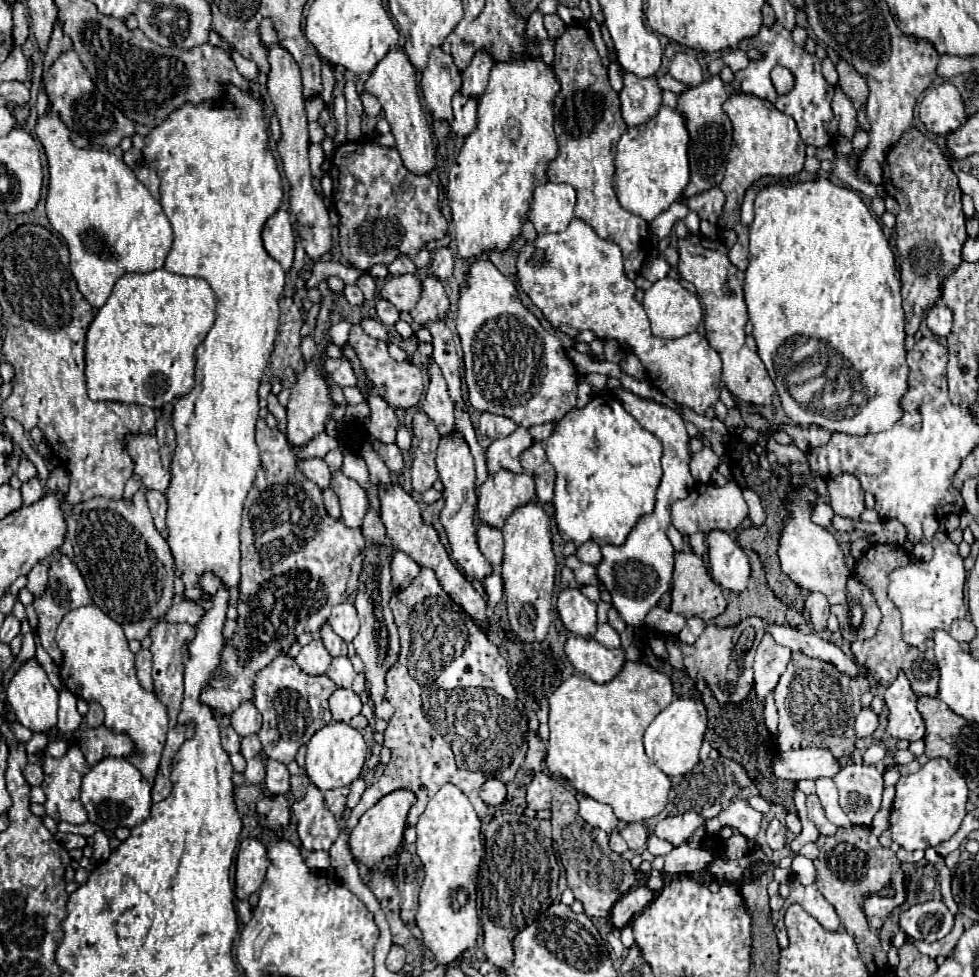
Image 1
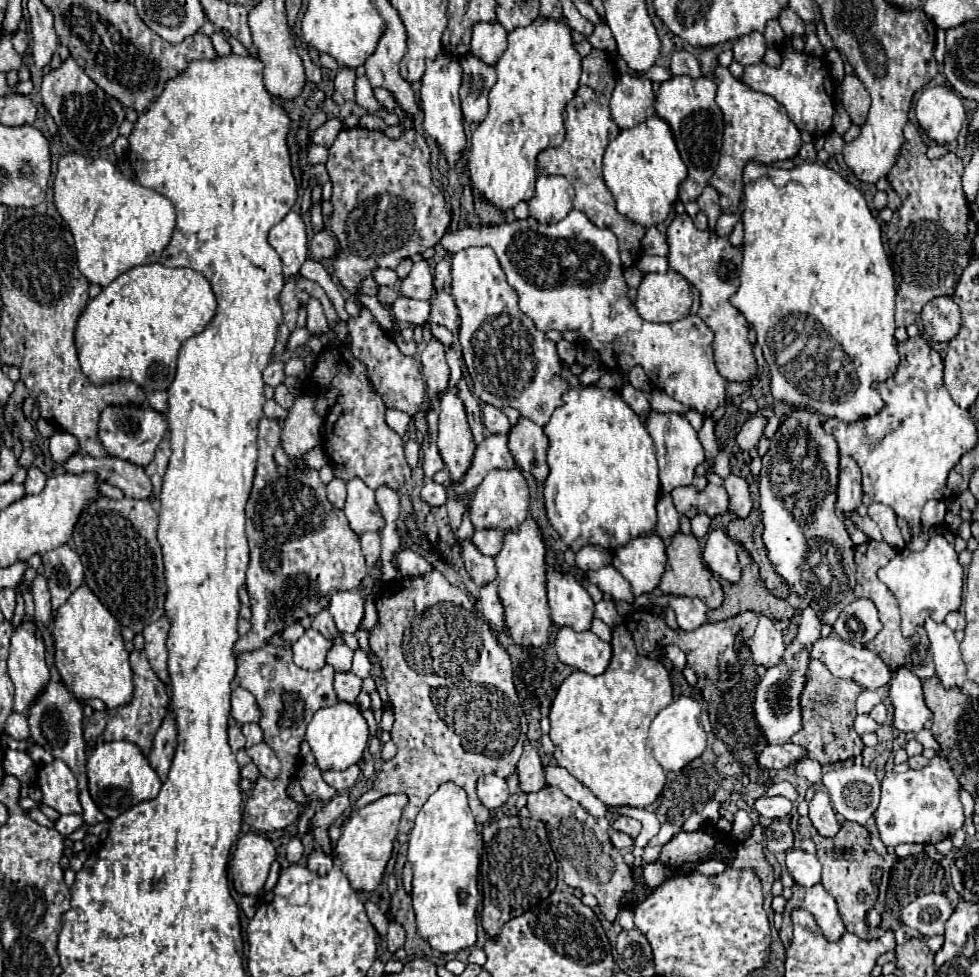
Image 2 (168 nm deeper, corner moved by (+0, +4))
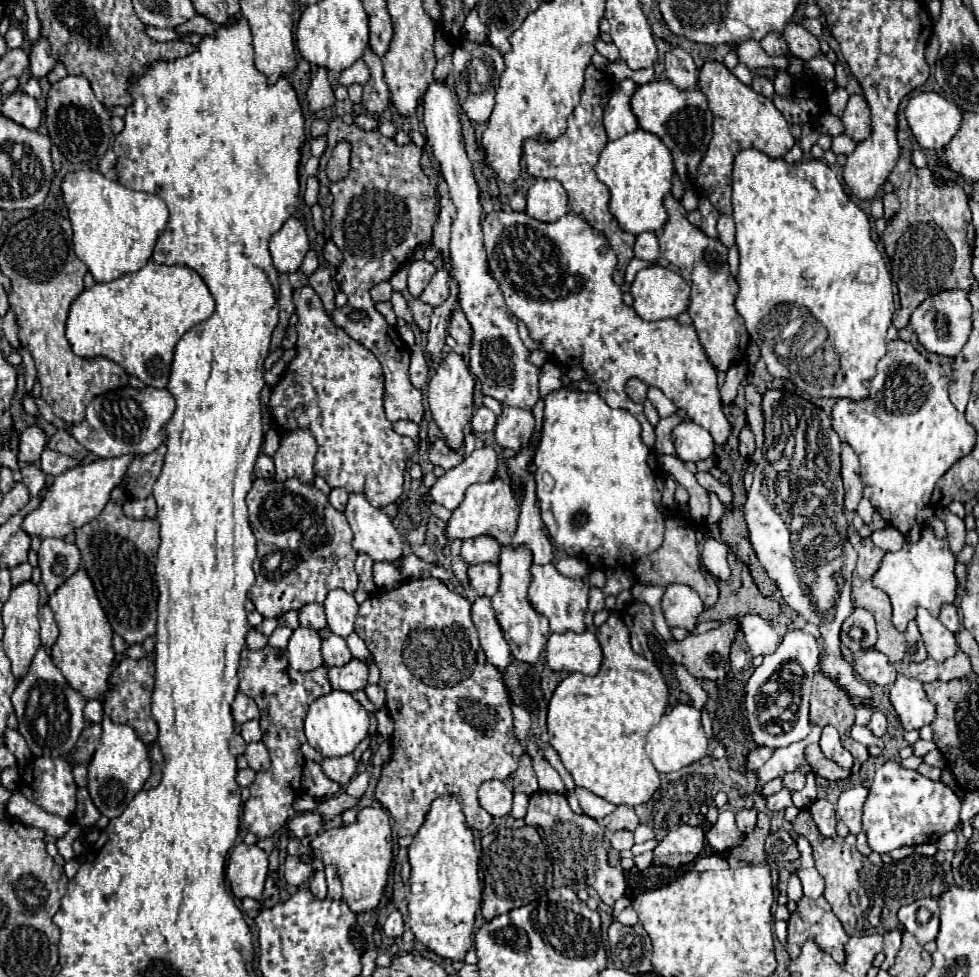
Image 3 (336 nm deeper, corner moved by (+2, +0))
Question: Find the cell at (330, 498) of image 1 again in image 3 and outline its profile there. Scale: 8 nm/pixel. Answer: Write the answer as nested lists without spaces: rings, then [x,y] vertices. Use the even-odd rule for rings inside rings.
[[[331,489],[329,493],[329,503],[337,509],[337,511],[345,511],[345,505],[347,505],[347,491],[345,489]]]

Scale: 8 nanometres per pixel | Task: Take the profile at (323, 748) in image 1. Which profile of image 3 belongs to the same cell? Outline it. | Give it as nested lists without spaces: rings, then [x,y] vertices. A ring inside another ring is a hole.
[[[331,691],[325,697],[315,699],[309,705],[305,717],[305,735],[313,749],[317,749],[323,759],[327,757],[345,757],[355,751],[355,747],[367,737],[369,715],[367,711],[345,691]]]

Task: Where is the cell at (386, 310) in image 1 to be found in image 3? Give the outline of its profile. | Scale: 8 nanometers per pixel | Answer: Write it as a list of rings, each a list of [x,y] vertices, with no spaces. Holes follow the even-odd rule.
[[[415,299],[409,309],[411,309],[411,313],[413,313],[415,325],[417,325],[421,331],[427,331],[427,329],[429,329],[429,317],[431,317],[431,313],[433,313],[433,307],[427,305],[427,303],[423,303],[423,301],[419,301],[419,299]]]

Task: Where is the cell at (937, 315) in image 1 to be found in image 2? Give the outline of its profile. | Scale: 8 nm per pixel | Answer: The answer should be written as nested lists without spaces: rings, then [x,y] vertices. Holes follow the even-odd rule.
[[[935,297],[921,311],[925,333],[937,343],[949,343],[961,329],[961,311],[953,297]]]

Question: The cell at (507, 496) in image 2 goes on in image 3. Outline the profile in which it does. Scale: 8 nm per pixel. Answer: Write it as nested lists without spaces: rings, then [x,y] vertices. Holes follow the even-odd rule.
[[[495,477],[487,483],[475,483],[467,489],[463,503],[453,511],[445,533],[449,539],[473,539],[477,535],[489,535],[497,539],[501,545],[511,545],[513,535],[517,531],[519,509],[521,503],[513,491],[511,481]]]

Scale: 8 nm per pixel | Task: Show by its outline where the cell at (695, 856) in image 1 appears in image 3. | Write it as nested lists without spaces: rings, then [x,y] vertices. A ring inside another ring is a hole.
[[[681,825],[667,833],[667,837],[655,847],[653,863],[679,867],[697,859],[697,855],[705,847],[705,833],[701,827]]]

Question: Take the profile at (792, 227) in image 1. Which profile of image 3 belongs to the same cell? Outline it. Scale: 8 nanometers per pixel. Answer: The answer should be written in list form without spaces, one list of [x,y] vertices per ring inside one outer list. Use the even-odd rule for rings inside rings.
[[[743,149],[735,157],[735,167],[733,167],[733,219],[737,227],[737,249],[739,249],[739,273],[737,273],[737,283],[739,283],[739,295],[735,299],[735,309],[737,313],[745,319],[747,331],[751,339],[759,345],[761,349],[761,359],[767,365],[767,371],[775,379],[787,379],[791,381],[797,389],[807,393],[813,399],[823,399],[823,397],[833,397],[833,399],[843,399],[851,397],[851,401],[863,401],[867,397],[869,389],[865,383],[875,377],[875,365],[879,359],[885,357],[887,353],[887,329],[891,327],[891,317],[893,317],[893,283],[891,275],[885,267],[885,261],[871,239],[871,223],[867,215],[851,201],[851,197],[845,193],[841,181],[837,175],[823,163],[823,161],[807,161],[807,163],[785,163],[783,159],[769,159],[765,153],[757,149]]]

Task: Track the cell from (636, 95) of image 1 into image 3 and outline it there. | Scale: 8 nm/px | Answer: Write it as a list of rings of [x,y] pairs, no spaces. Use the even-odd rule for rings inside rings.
[[[623,79],[617,83],[607,107],[605,107],[605,115],[603,115],[603,125],[607,129],[607,137],[611,141],[633,133],[639,123],[635,113],[631,111],[631,97],[637,89],[637,83],[631,79]]]

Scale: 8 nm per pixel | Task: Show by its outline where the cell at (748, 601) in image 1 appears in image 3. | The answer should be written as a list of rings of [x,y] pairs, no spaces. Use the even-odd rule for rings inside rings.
[[[729,553],[729,565],[731,565],[731,577],[727,581],[719,581],[719,601],[711,607],[711,609],[705,609],[701,615],[699,615],[699,621],[727,621],[727,619],[733,619],[733,617],[739,617],[739,615],[747,615],[747,613],[755,613],[759,617],[763,617],[765,621],[773,621],[779,613],[781,613],[781,607],[777,601],[773,599],[765,599],[761,595],[761,591],[757,589],[757,585],[753,583],[753,577],[747,569],[745,563],[741,563],[733,553]]]

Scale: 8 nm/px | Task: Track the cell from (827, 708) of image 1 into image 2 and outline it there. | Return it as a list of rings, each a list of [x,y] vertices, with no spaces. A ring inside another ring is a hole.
[[[811,659],[809,673],[807,673],[807,685],[801,695],[801,707],[803,707],[803,729],[791,739],[793,743],[801,745],[807,751],[807,757],[813,761],[819,761],[821,765],[845,761],[851,757],[861,755],[863,741],[853,729],[855,721],[855,699],[863,689],[849,679],[839,679],[829,673],[829,669],[817,661]]]

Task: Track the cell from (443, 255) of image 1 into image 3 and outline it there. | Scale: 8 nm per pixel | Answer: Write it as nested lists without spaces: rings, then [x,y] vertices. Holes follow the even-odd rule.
[[[439,267],[419,299],[423,303],[429,303],[431,307],[437,307],[443,301],[447,301],[447,297],[449,297],[449,273],[445,267]]]

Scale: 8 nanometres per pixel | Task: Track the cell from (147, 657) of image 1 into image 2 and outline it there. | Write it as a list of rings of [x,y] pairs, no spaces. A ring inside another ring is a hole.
[[[133,651],[131,653],[131,669],[133,669],[133,699],[123,705],[123,707],[115,707],[111,711],[107,711],[107,727],[103,733],[105,741],[131,741],[135,745],[139,745],[139,749],[149,755],[151,751],[151,743],[153,737],[157,733],[157,729],[161,727],[163,717],[167,715],[167,707],[169,707],[169,693],[167,693],[167,685],[155,675],[155,671],[151,669],[147,657],[143,651]]]

